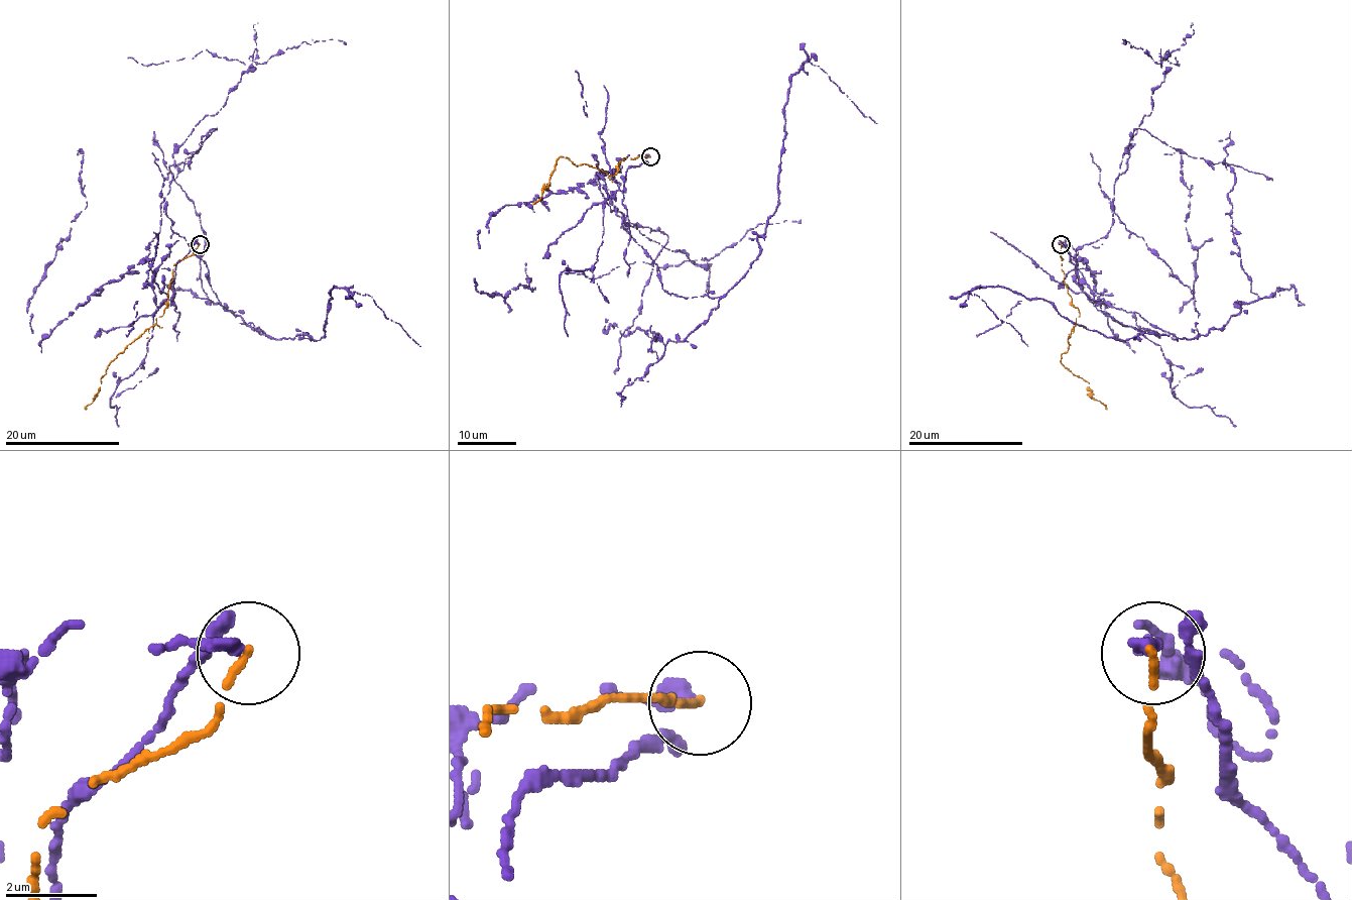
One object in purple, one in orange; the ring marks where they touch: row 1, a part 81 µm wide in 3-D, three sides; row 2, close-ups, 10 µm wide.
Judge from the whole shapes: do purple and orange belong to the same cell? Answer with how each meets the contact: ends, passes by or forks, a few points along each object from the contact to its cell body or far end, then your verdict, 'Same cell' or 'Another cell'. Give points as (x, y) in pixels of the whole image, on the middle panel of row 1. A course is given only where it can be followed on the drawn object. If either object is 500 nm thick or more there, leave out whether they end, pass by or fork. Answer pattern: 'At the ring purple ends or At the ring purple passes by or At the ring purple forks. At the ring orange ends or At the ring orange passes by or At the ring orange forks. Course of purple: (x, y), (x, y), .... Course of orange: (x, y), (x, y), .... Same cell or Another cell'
At the ring purple passes by. At the ring orange ends. Course of purple: (649, 155), (611, 197), (598, 175), (666, 235), (621, 335), (659, 358), (759, 253), (801, 66), (877, 123). Course of orange: (650, 157), (624, 157), (613, 177), (560, 157), (549, 186), (534, 203). Another cell

